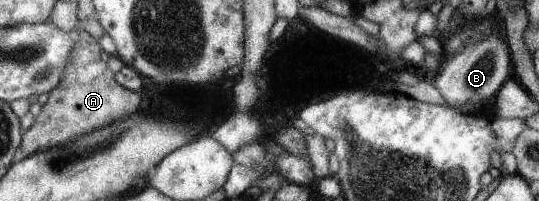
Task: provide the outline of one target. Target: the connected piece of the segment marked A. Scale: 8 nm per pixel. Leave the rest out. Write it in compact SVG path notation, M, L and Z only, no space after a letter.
M78 29L73 56L65 66L65 76L59 87L49 93L47 104L35 119L31 128L25 131L25 154L33 154L45 149L59 147L75 140L78 136L97 130L114 120L122 119L140 110L141 94L125 90L115 82L113 72L101 60L101 48L84 29Z

